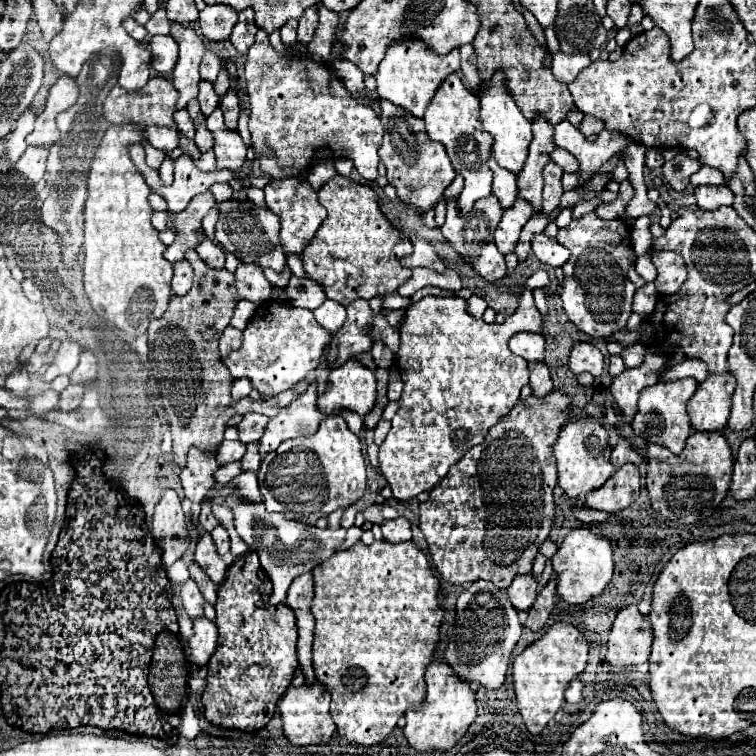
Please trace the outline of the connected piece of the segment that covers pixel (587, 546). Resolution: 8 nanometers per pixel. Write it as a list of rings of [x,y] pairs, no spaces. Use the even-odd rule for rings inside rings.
[[[590,528],[570,530],[564,542],[560,544],[556,556],[552,558],[552,566],[556,574],[556,584],[558,584],[556,588],[558,596],[570,606],[582,606],[588,600],[600,596],[612,578],[614,562],[612,562],[610,540],[596,536]]]

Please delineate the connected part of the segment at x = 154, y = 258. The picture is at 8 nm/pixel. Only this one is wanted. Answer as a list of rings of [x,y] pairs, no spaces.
[[[132,124],[112,126],[94,156],[94,172],[98,178],[90,178],[88,174],[88,200],[84,212],[84,290],[90,298],[90,304],[96,314],[112,322],[116,328],[126,332],[128,336],[140,336],[148,330],[148,322],[160,318],[168,302],[172,298],[170,280],[172,280],[172,264],[162,256],[166,246],[158,240],[158,230],[152,228],[150,216],[152,210],[148,206],[150,188],[146,186],[140,172],[134,168],[128,148],[134,142],[144,142],[144,130]]]

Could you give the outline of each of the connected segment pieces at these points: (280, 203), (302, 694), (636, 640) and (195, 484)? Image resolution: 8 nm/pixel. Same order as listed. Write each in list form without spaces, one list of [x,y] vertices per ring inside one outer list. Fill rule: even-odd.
[[[272,180],[266,188],[266,206],[272,212],[278,212],[280,222],[282,222],[282,230],[280,230],[280,244],[286,256],[290,254],[302,254],[302,250],[306,248],[306,244],[310,244],[310,240],[314,238],[318,226],[322,226],[322,222],[326,220],[326,208],[318,206],[318,198],[316,192],[312,190],[312,186],[308,182],[300,182],[300,180]]]
[[[290,686],[284,694],[284,698],[278,702],[278,712],[282,716],[284,736],[292,746],[310,746],[310,744],[328,744],[330,738],[336,734],[334,720],[328,712],[330,708],[330,694],[320,686]]]
[[[636,606],[620,610],[608,638],[606,662],[612,666],[634,666],[648,662],[652,646],[652,626]]]
[[[192,448],[188,454],[186,468],[180,472],[184,496],[192,504],[190,522],[198,528],[198,516],[200,516],[200,504],[206,496],[206,492],[216,484],[212,474],[218,470],[216,464],[216,452],[200,452],[198,448]]]

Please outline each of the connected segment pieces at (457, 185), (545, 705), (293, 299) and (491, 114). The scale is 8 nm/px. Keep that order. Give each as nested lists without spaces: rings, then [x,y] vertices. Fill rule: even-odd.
[[[456,176],[456,178],[454,178],[454,182],[446,188],[446,192],[444,192],[444,200],[446,200],[446,202],[456,200],[456,198],[458,198],[458,194],[462,192],[462,184],[464,184],[462,176]]]
[[[556,622],[538,642],[530,644],[520,656],[514,660],[514,690],[518,700],[518,712],[524,718],[524,724],[530,734],[542,734],[544,726],[554,718],[554,714],[562,708],[564,690],[568,684],[578,678],[588,660],[588,644],[584,634],[572,624]]]
[[[296,276],[290,278],[286,286],[286,296],[292,306],[306,308],[306,310],[316,310],[326,300],[326,294],[318,286],[318,282],[310,278],[296,278]]]
[[[496,72],[488,82],[488,88],[480,90],[478,98],[480,98],[480,114],[482,114],[484,128],[494,136],[492,154],[496,162],[518,176],[518,172],[522,170],[522,164],[526,162],[526,148],[530,146],[530,122],[524,118],[520,108],[514,104],[510,92],[506,90],[504,74]]]

